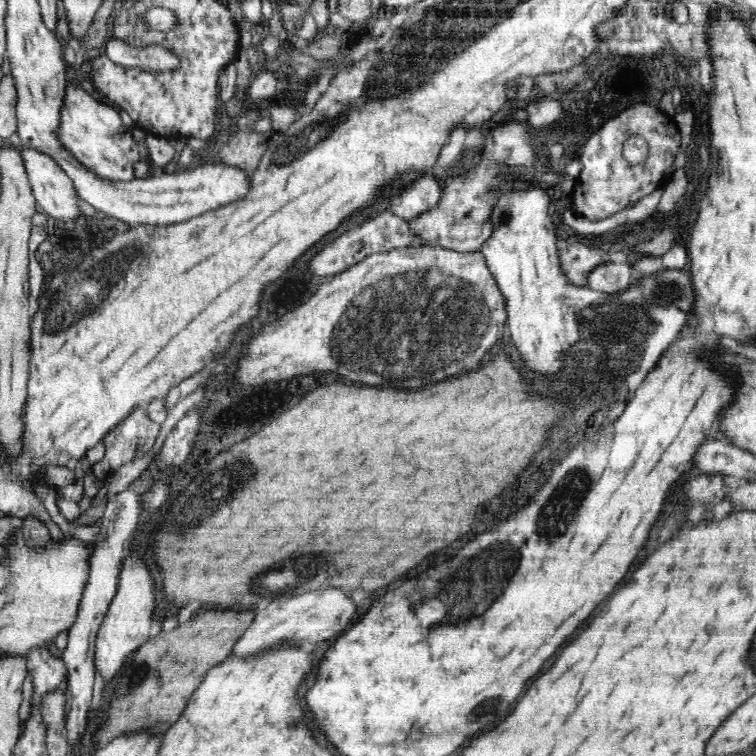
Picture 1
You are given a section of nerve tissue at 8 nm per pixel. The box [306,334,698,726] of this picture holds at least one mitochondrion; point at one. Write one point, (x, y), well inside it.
(487, 575)

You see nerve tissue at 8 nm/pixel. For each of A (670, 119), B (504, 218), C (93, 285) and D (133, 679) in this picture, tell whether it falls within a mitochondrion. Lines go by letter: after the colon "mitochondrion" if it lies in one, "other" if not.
A: other
B: mitochondrion
C: mitochondrion
D: mitochondrion

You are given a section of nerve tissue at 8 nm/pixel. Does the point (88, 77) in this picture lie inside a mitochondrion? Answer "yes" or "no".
no

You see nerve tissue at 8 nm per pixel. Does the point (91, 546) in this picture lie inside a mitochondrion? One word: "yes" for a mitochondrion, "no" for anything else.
no

